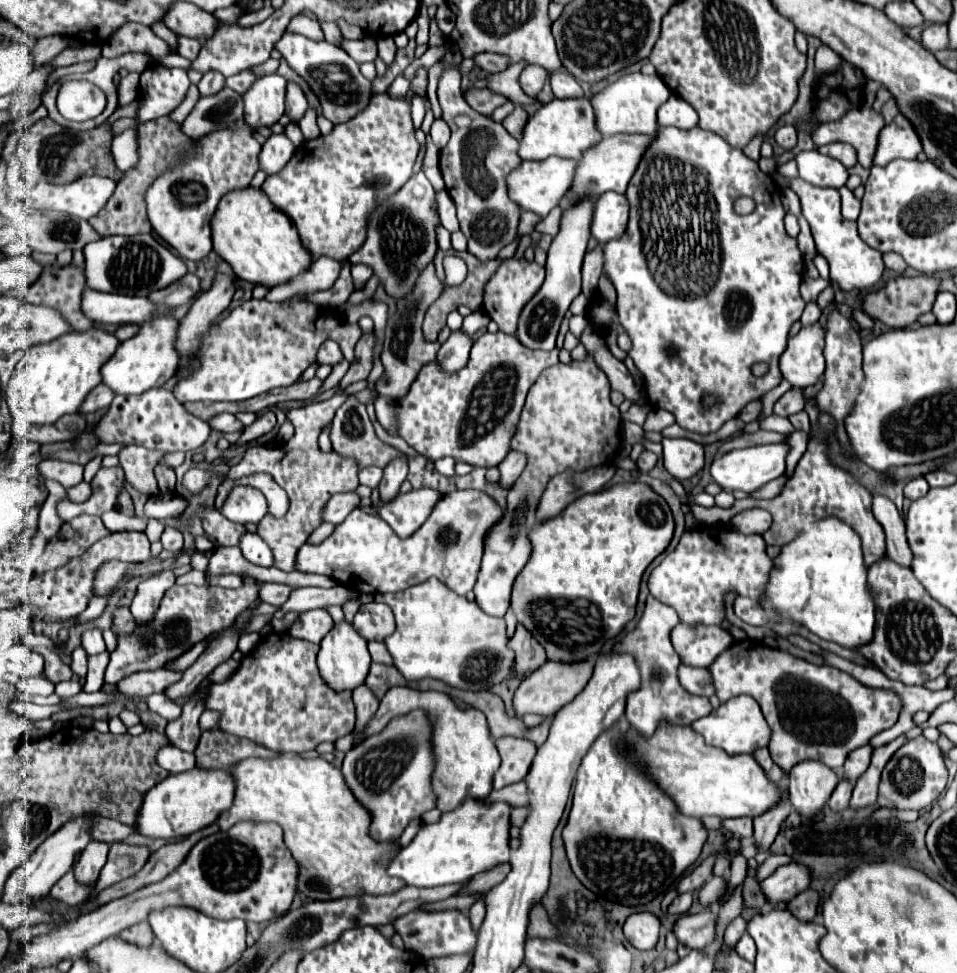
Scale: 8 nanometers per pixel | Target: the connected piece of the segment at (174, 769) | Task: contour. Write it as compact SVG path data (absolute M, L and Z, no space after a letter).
M163 746L157 750L155 754L155 762L169 770L171 774L179 774L179 772L187 772L191 768L195 768L195 756L189 752L183 752L175 746Z

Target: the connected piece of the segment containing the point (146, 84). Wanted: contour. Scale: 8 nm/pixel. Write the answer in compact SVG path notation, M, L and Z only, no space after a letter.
M159 64L149 66L141 74L139 84L139 106L135 120L139 124L167 116L177 108L189 88L187 70L183 68L163 68Z

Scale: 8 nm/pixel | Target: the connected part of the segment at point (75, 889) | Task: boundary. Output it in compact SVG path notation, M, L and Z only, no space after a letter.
M67 872L49 892L51 900L57 900L61 904L69 904L75 906L83 900L87 900L91 888L79 888L79 884L75 884L75 878L71 876L71 872Z

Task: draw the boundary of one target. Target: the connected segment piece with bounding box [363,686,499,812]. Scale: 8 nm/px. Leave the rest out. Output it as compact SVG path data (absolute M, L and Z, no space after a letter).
M391 688L379 704L375 716L363 728L363 734L375 734L391 720L391 716L399 716L403 712L411 712L415 708L427 708L431 716L439 716L439 728L435 728L435 794L437 808L441 812L455 810L465 798L485 800L493 788L493 776L499 768L499 752L489 734L487 720L479 710L457 710L453 700L443 692L419 692L411 688Z

